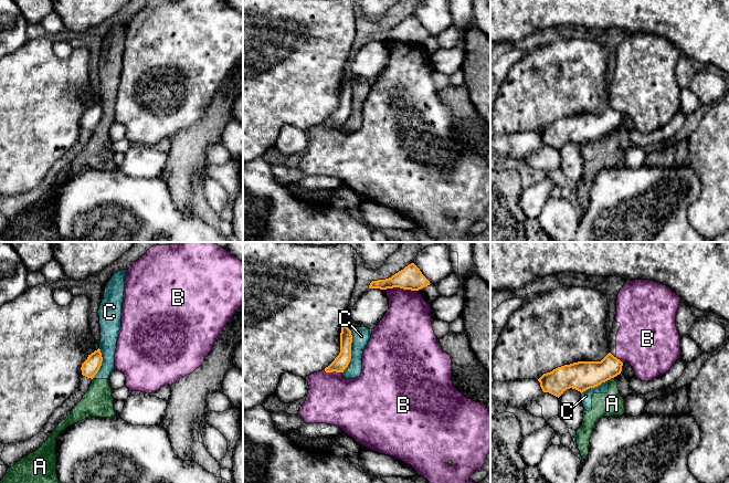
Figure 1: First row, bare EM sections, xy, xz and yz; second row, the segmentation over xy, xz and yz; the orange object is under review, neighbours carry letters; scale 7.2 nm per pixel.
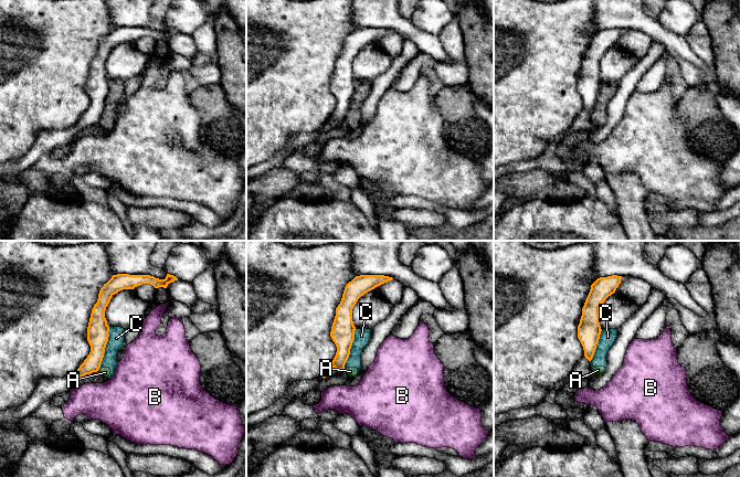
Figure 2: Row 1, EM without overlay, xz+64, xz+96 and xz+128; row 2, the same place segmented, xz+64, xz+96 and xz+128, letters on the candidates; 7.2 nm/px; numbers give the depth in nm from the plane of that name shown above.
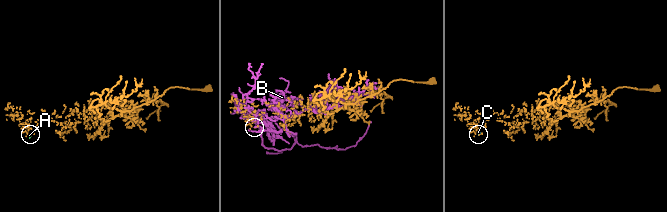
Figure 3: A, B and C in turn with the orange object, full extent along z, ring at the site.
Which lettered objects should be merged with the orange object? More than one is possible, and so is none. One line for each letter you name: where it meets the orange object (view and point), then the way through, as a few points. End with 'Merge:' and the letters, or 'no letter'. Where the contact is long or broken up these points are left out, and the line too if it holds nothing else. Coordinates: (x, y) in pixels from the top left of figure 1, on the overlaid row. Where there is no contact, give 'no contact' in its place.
Merge: no letter

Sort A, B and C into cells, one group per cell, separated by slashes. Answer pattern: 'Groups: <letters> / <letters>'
Groups: A C / B

